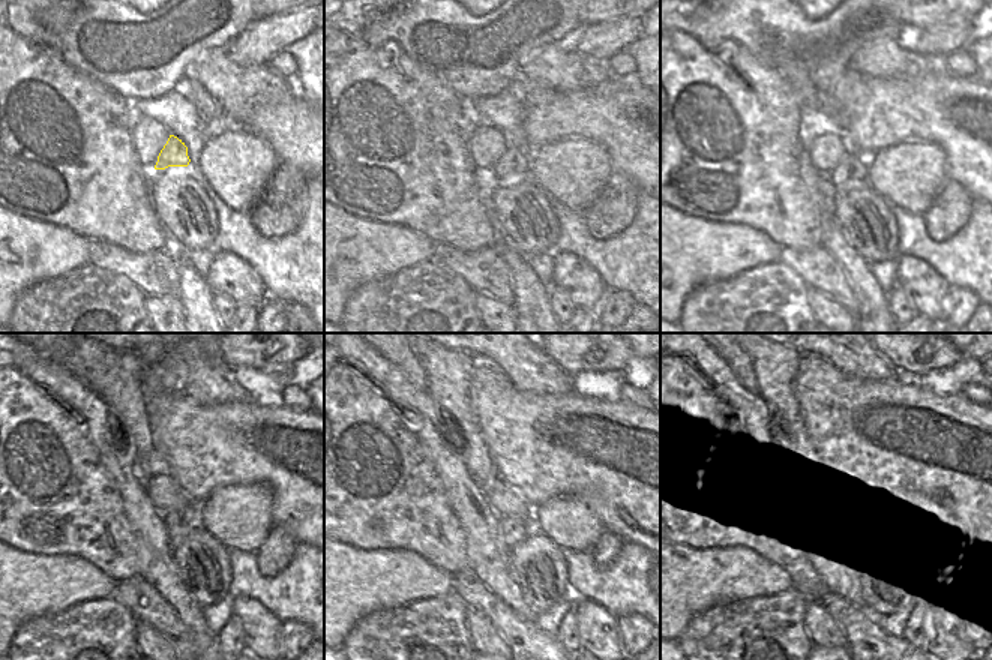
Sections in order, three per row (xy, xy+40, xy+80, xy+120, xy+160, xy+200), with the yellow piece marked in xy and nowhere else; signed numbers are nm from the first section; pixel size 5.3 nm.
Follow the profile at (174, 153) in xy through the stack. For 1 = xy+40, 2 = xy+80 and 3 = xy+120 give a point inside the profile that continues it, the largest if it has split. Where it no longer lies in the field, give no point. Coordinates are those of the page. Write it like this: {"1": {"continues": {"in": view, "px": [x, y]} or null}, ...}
{"1": {"continues": {"in": "xy+40", "px": [512, 168]}}, "2": {"continues": {"in": "xy+80", "px": [851, 173]}}, "3": {"continues": {"in": "xy+120", "px": [177, 524]}}}

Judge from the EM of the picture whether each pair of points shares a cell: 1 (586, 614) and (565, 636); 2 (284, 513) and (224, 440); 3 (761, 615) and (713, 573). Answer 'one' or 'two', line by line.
1: two
2: one
3: two

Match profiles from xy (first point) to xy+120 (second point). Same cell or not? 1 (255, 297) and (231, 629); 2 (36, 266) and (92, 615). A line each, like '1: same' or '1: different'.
1: different
2: different

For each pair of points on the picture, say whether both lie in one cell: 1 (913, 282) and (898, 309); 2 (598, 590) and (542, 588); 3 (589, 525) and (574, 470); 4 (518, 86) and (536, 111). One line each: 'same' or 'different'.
1: different
2: different
3: different
4: same

